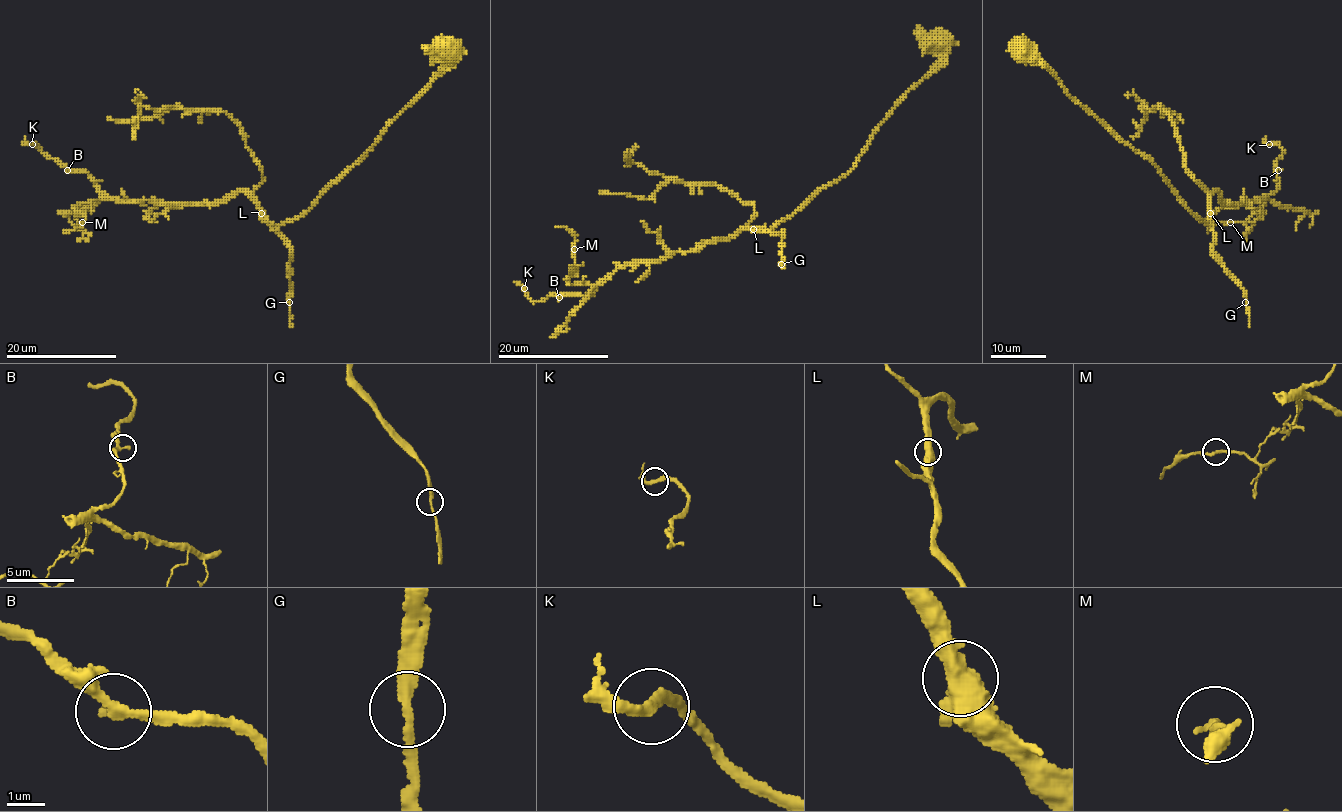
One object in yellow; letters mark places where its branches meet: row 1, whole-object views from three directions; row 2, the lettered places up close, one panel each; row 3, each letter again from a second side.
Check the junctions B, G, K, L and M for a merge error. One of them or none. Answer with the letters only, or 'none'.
none

